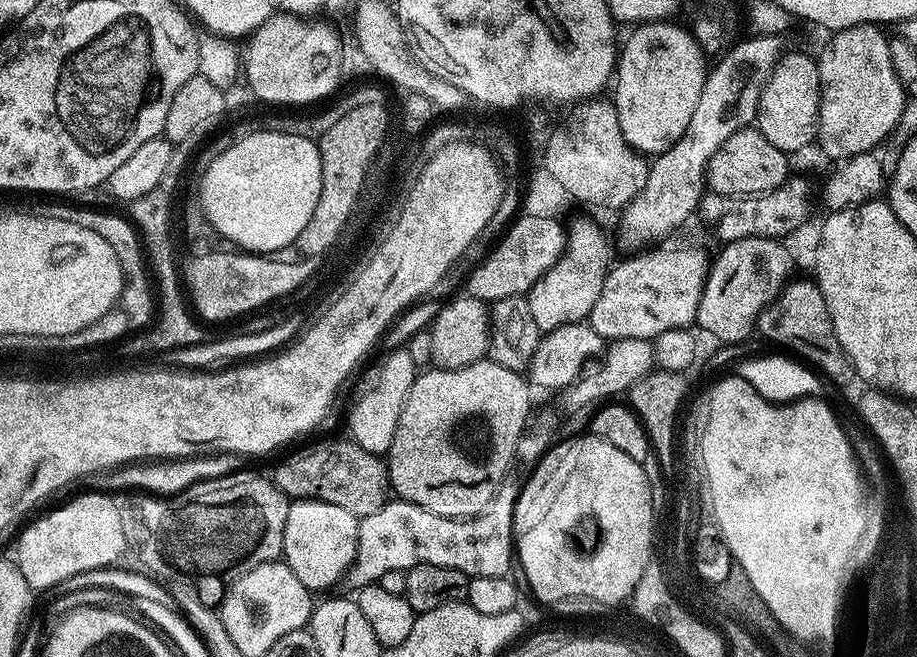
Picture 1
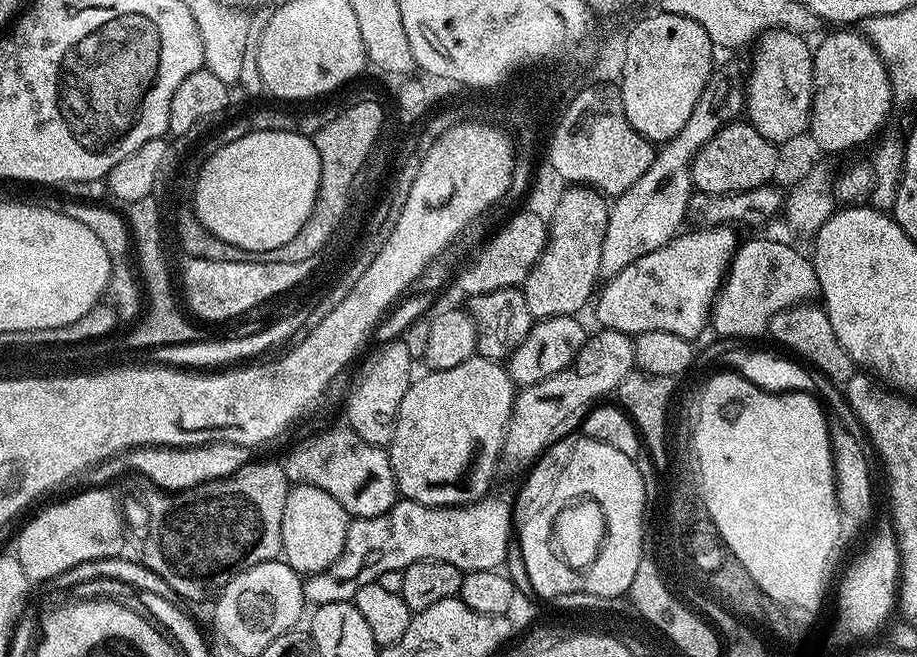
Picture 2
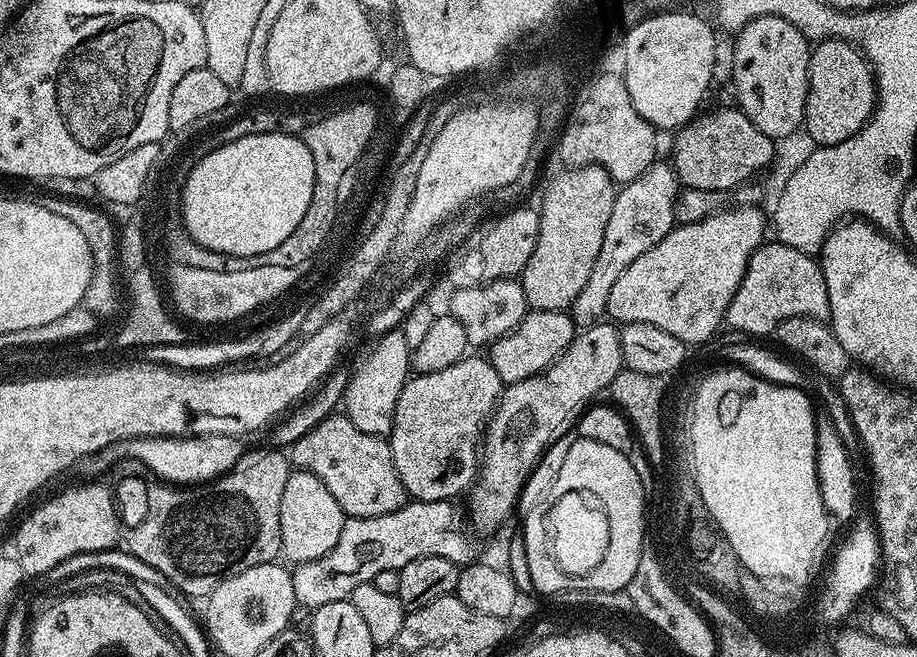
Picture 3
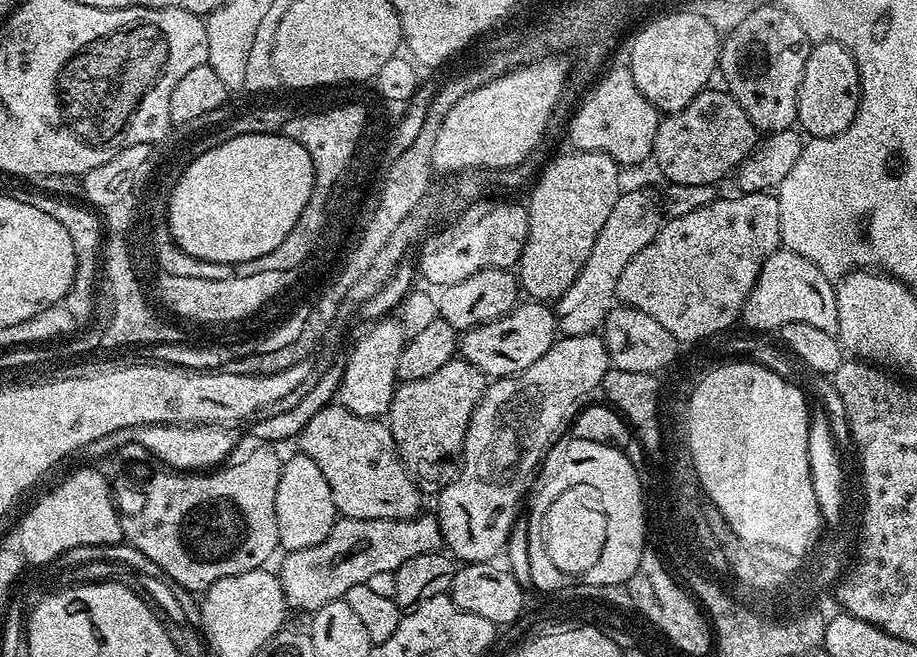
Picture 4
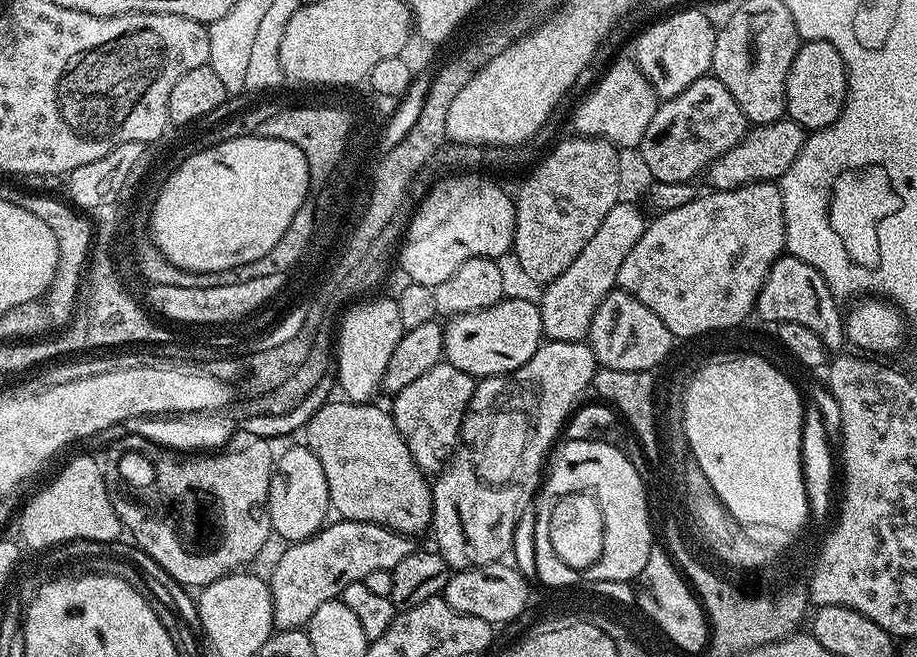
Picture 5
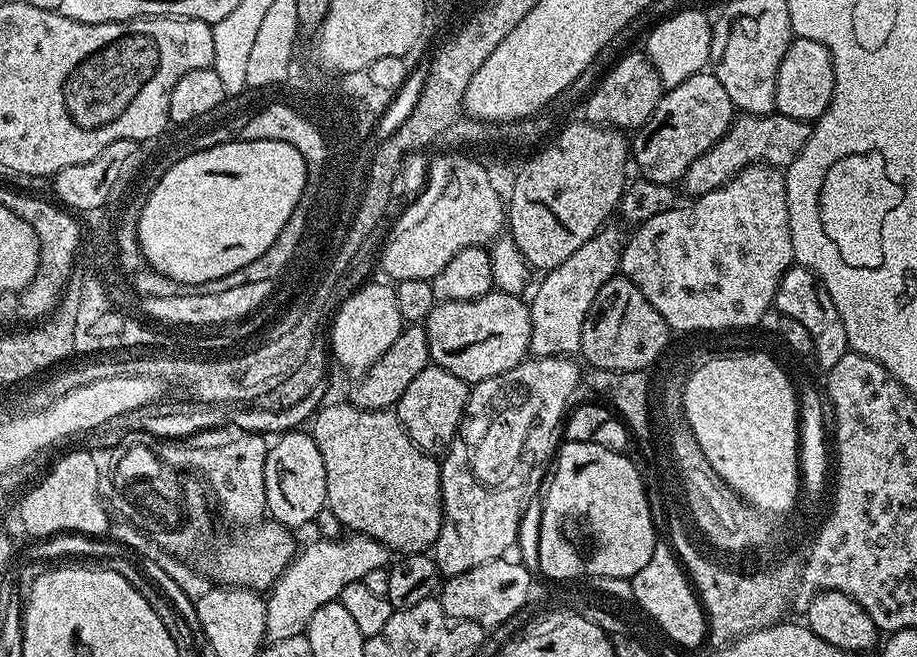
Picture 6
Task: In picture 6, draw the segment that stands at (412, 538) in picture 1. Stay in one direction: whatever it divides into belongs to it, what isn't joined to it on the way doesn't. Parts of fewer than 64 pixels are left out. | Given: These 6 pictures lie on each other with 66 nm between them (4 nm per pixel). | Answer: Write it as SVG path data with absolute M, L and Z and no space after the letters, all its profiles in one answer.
M344 534L341 540L316 540L299 549L286 570L273 582L267 593L265 641L294 638L307 633L310 618L327 604L337 603L350 582L364 580L370 570L388 568L390 550L374 538L359 534Z

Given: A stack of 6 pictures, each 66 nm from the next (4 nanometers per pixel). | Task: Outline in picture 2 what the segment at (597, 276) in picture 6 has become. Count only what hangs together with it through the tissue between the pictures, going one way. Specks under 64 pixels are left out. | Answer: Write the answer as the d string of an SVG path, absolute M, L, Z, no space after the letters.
M724 64L715 69L712 77L694 106L694 114L657 151L650 170L630 186L621 196L611 201L608 209L606 238L602 242L600 275L604 278L616 276L630 262L666 246L685 227L688 203L693 194L692 160L727 124L739 121L746 108L746 68L740 64Z

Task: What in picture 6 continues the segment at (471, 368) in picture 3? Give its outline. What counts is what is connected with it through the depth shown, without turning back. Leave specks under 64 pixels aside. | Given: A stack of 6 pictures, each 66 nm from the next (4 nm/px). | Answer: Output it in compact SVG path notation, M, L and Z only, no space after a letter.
M429 366L406 386L402 398L394 406L397 418L403 424L408 436L423 452L439 457L447 452L456 432L468 401L470 386L462 378L450 374L450 370Z

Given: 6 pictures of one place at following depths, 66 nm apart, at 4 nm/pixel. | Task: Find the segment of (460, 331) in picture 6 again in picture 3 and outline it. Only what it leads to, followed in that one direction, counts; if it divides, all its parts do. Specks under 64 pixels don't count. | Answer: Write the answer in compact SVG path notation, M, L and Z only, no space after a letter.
M530 310L513 332L506 333L501 340L496 340L491 344L486 356L496 373L500 375L501 381L513 384L549 368L572 345L572 340L577 335L577 325L571 315L565 311L537 312Z

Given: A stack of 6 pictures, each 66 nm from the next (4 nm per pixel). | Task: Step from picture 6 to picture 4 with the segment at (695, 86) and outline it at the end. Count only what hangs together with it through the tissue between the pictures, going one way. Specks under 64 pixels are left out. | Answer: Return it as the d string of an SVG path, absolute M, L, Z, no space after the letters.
M709 86L699 92L681 112L665 115L660 121L651 159L656 160L668 184L686 186L719 185L723 176L731 177L737 165L755 150L758 143L756 128L746 118L746 110L738 106L727 90L720 92Z

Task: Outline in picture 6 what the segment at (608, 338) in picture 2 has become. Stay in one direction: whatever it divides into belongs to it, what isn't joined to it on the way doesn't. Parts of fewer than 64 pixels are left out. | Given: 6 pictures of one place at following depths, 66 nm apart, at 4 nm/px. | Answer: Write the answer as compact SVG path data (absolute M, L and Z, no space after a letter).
M572 356L526 358L518 366L494 378L486 378L471 385L460 419L460 428L452 445L439 461L440 497L444 517L430 555L435 560L441 577L466 574L466 570L474 570L474 566L507 557L515 549L522 514L529 502L537 499L541 491L540 475L544 472L544 463L547 460L549 463L557 451L564 418L573 403L572 395L575 394L576 387L581 387L582 384L581 365L576 365L574 361Z

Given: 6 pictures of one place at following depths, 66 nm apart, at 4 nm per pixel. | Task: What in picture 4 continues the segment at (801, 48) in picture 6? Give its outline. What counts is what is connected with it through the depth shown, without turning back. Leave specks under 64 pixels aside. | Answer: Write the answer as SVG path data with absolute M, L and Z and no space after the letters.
M833 40L813 43L808 49L806 70L802 70L802 82L798 86L796 124L812 138L837 136L854 122L859 105L860 75L852 55Z

